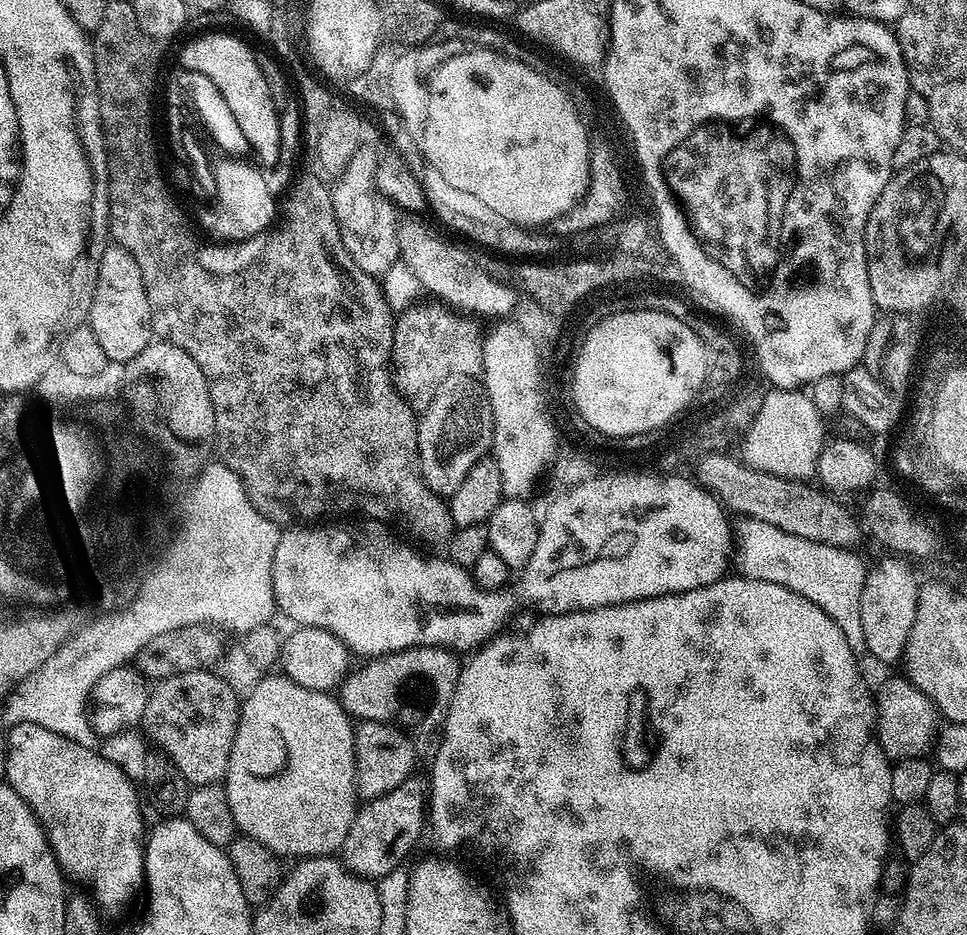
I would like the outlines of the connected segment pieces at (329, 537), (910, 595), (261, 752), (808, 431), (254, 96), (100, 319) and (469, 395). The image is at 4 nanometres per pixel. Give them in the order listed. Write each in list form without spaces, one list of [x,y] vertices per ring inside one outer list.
[[[339,531],[333,534],[301,532],[289,535],[284,533],[278,542],[278,550],[274,550],[274,566],[272,567],[272,589],[274,590],[276,607],[281,613],[285,612],[293,620],[293,625],[321,628],[330,634],[334,634],[355,655],[357,652],[358,655],[364,656],[360,658],[385,656],[387,652],[401,652],[407,648],[447,648],[456,654],[468,651],[468,653],[471,653],[473,650],[487,645],[503,629],[500,627],[504,624],[504,616],[502,613],[496,612],[495,599],[497,597],[477,586],[476,581],[470,575],[469,569],[458,566],[447,558],[427,560],[426,557],[419,556],[416,552],[419,551],[413,545],[399,544],[394,538],[370,538]]]
[[[885,555],[885,560],[880,560],[876,565],[869,567],[864,573],[864,585],[862,586],[862,622],[858,625],[858,632],[868,647],[868,652],[876,660],[884,664],[892,664],[901,659],[904,655],[904,647],[910,636],[910,626],[914,624],[914,614],[918,606],[918,579],[907,568],[903,559],[895,555]]]
[[[268,674],[265,680],[260,680],[256,684],[256,689],[249,694],[248,697],[243,697],[240,706],[240,721],[236,727],[236,733],[234,734],[234,742],[232,743],[232,749],[230,750],[230,762],[228,763],[228,774],[226,777],[226,787],[228,789],[228,797],[230,798],[230,810],[234,813],[234,822],[236,823],[237,829],[245,837],[253,839],[254,842],[260,843],[270,851],[277,858],[284,858],[284,856],[296,856],[295,858],[307,858],[310,856],[332,856],[333,854],[339,853],[344,847],[346,842],[346,834],[350,830],[352,825],[352,820],[356,816],[358,811],[358,797],[356,795],[356,733],[354,731],[353,721],[350,719],[347,712],[341,706],[339,699],[335,695],[329,694],[327,692],[315,692],[314,690],[306,690],[302,686],[298,686],[298,682],[289,680],[287,676],[283,674],[277,674],[277,676],[272,676],[276,674]]]
[[[825,417],[818,418],[754,418],[742,439],[742,459],[749,468],[784,476],[787,480],[807,481],[816,476],[816,463],[824,449]]]
[[[216,32],[213,36],[200,36],[192,40],[180,52],[179,63],[191,71],[204,74],[214,82],[234,118],[238,120],[249,149],[260,155],[259,163],[279,165],[281,117],[271,100],[270,89],[266,84],[257,60],[257,53],[251,52],[236,36],[223,36]]]
[[[108,246],[102,254],[101,262],[98,263],[97,285],[94,286],[93,301],[90,302],[86,324],[92,328],[94,337],[98,338],[98,343],[105,351],[109,362],[133,360],[138,354],[142,354],[142,350],[146,350],[148,344],[153,343],[152,311],[146,298],[146,286],[142,282],[142,270],[138,270],[138,262],[134,262],[134,258],[125,248]]]
[[[455,376],[442,382],[430,406],[419,413],[416,429],[420,473],[424,475],[426,486],[438,495],[450,498],[477,462],[492,452],[494,422],[483,383],[476,376]]]

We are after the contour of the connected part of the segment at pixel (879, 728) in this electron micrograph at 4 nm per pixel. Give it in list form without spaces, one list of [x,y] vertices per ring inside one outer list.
[[[897,674],[897,676],[890,677],[889,680],[882,681],[880,689],[875,689],[874,703],[876,705],[876,739],[880,741],[880,748],[889,761],[895,762],[915,756],[924,756],[927,748],[929,751],[933,747],[938,733],[936,707],[932,705],[930,698],[926,698],[926,694],[922,694],[922,690],[915,688],[903,675]]]

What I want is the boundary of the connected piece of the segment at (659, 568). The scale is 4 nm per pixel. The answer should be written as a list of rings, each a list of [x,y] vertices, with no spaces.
[[[684,474],[662,476],[655,480],[614,478],[605,484],[576,489],[573,496],[563,496],[560,504],[549,506],[542,512],[538,546],[534,546],[534,554],[531,556],[530,562],[526,562],[526,566],[519,573],[520,585],[517,586],[516,592],[530,607],[537,608],[540,614],[563,616],[566,612],[585,612],[591,608],[629,604],[635,600],[649,600],[655,596],[669,596],[675,592],[698,590],[702,586],[710,586],[715,580],[723,580],[730,568],[730,557],[734,552],[734,528],[730,520],[728,524],[727,518],[729,519],[720,501],[705,488],[701,488],[695,479],[687,480]]]

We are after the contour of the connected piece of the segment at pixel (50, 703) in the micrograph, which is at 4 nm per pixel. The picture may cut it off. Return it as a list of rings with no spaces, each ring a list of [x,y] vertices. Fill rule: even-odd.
[[[110,609],[102,610],[100,616],[85,621],[83,628],[78,629],[73,635],[64,641],[62,651],[59,655],[51,659],[39,673],[32,676],[25,685],[25,689],[16,696],[11,696],[9,700],[3,701],[5,725],[11,726],[21,724],[22,722],[30,722],[42,726],[46,730],[54,730],[54,734],[62,734],[66,738],[70,738],[74,742],[78,742],[80,746],[93,748],[97,745],[98,735],[90,723],[88,712],[85,708],[90,700],[92,689],[96,682],[119,666],[123,666],[139,655],[149,643],[144,640],[144,616],[140,616],[140,612],[126,612],[126,614],[114,614]]]

